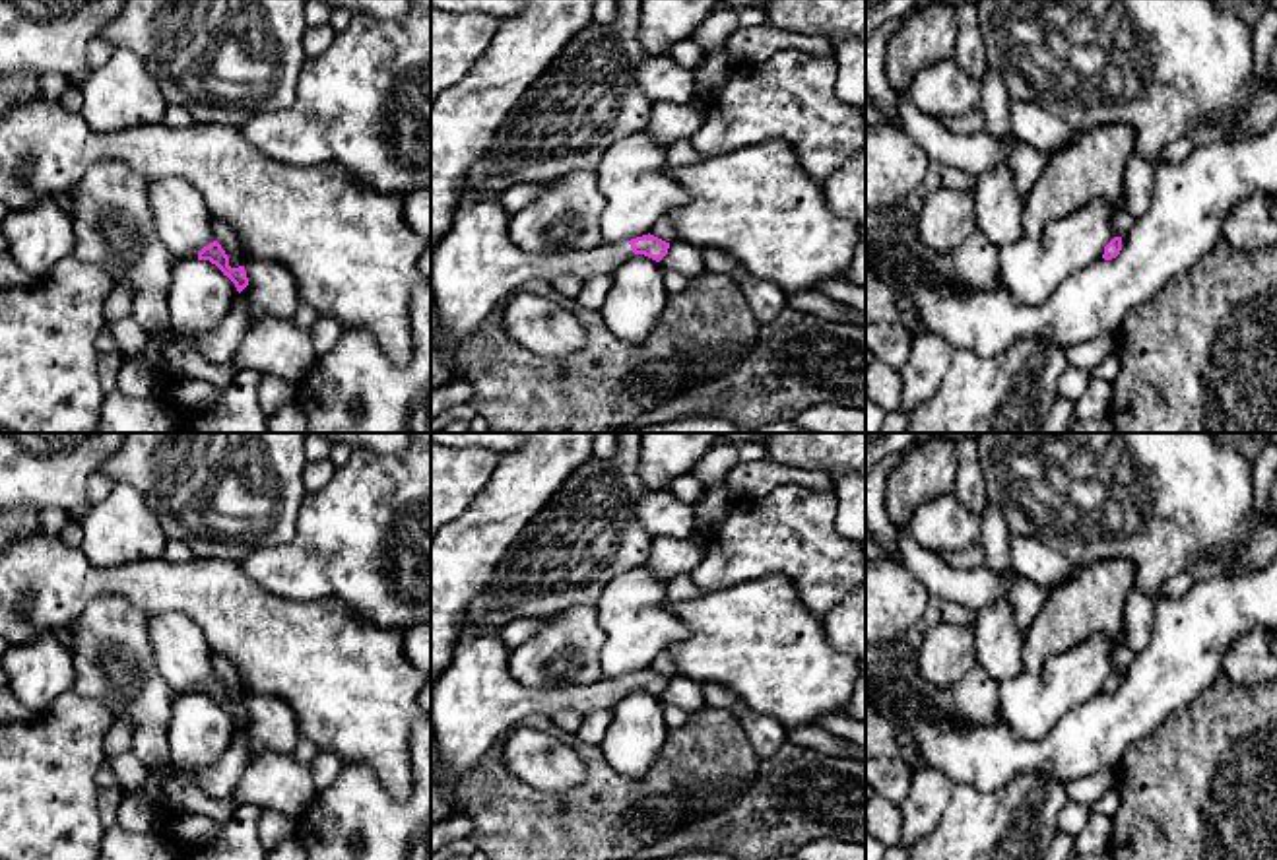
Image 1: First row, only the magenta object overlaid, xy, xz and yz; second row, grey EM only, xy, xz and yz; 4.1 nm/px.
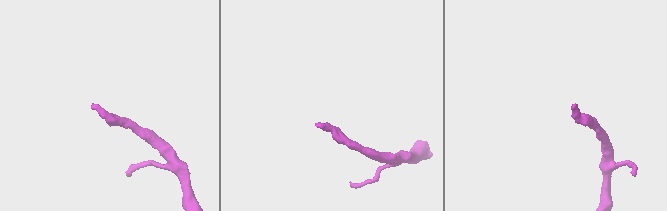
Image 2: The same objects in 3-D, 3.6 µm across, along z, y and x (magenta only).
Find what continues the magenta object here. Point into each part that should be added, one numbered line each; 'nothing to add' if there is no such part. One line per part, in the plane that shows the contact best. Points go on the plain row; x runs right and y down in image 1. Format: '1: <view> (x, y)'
1: xz (474, 703)

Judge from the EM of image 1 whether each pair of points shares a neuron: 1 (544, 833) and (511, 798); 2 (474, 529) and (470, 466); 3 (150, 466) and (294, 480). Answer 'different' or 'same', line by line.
1: same
2: different
3: same

